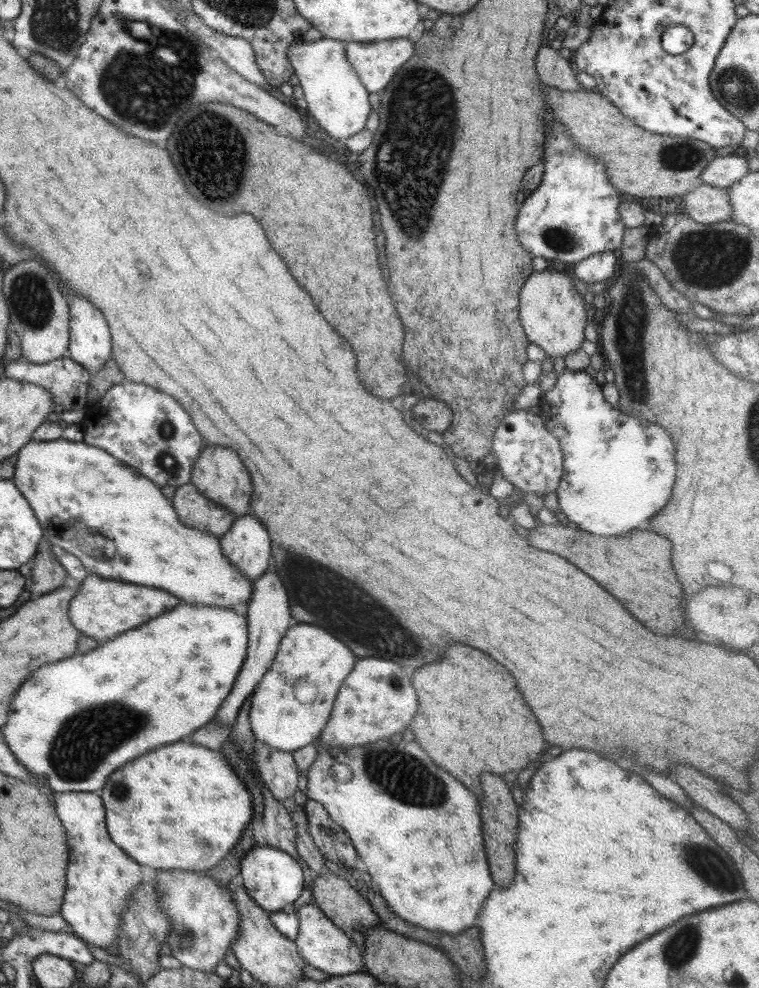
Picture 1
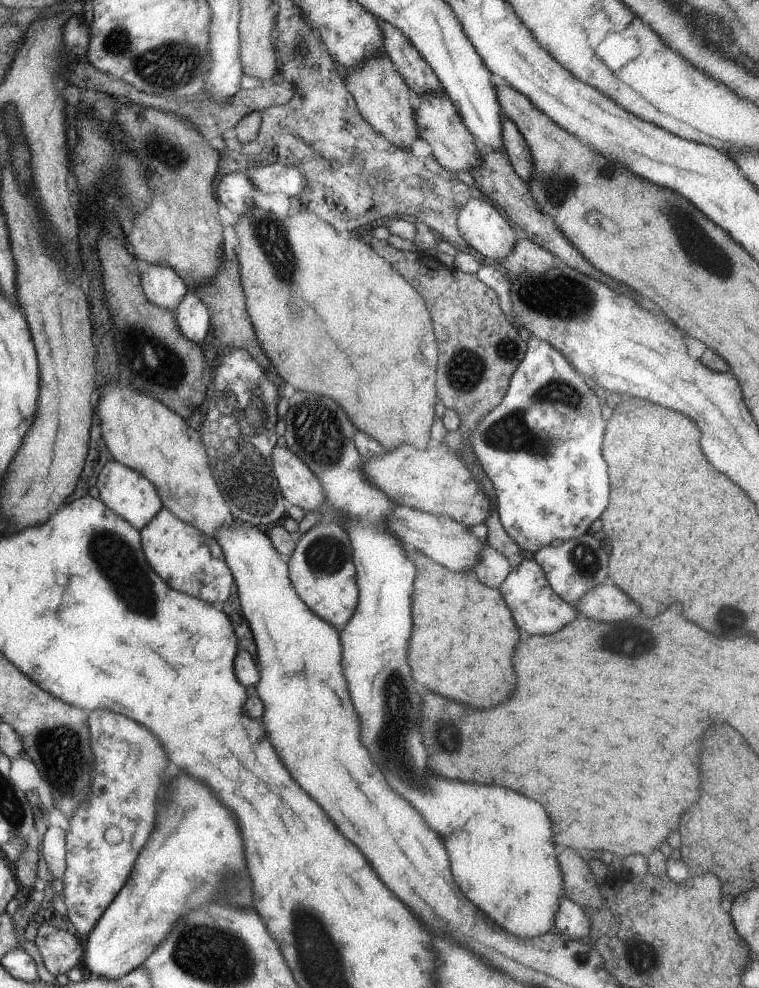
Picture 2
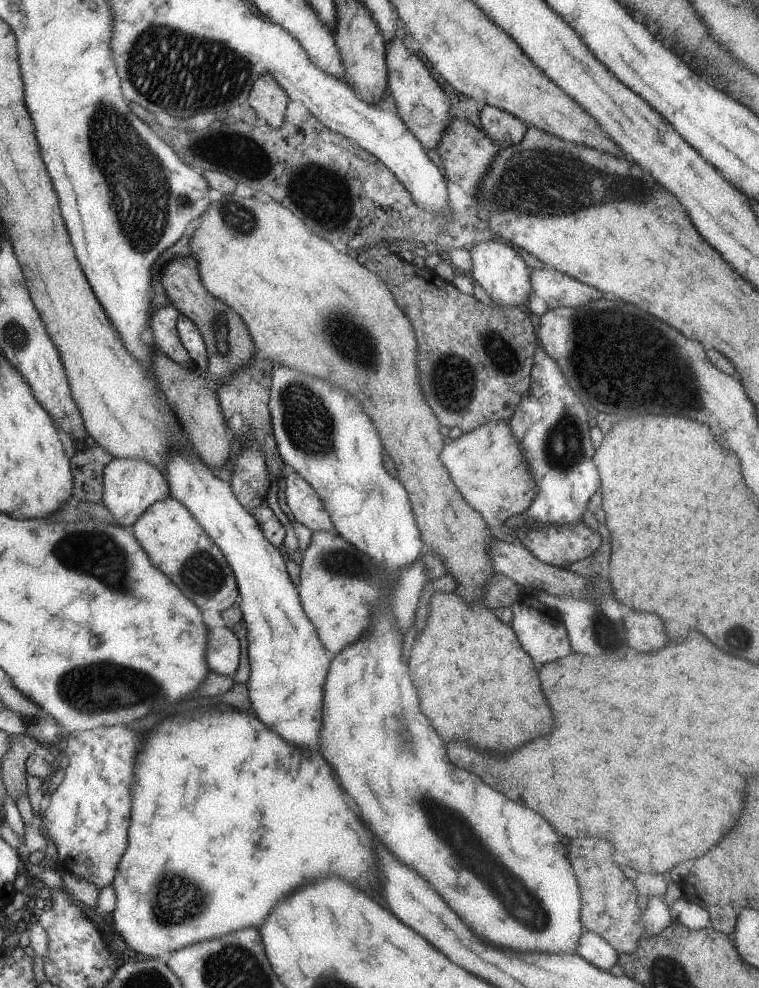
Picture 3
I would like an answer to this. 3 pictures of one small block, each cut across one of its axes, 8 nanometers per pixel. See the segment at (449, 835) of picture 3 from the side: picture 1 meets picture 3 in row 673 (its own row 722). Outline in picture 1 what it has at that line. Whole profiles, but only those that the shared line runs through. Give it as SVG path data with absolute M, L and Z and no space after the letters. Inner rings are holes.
M366 658L356 662L352 674L340 686L336 706L332 710L328 726L322 730L322 736L316 741L330 750L346 750L350 746L362 746L366 742L376 742L390 738L414 718L418 710L418 698L410 676L394 662L380 658Z

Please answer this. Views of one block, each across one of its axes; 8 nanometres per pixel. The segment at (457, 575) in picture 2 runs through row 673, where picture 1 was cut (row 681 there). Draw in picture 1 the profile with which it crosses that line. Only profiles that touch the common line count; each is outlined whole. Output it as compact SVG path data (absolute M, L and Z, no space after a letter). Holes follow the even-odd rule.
M452 642L444 650L444 658L440 662L432 662L428 666L414 670L412 684L416 688L420 702L420 708L414 720L410 722L410 730L414 732L416 742L428 752L428 756L438 766L442 766L446 772L458 778L474 794L478 796L482 794L478 780L480 772L492 772L492 774L520 772L530 762L536 762L540 752L544 750L544 738L538 720L526 706L520 692L516 690L516 682L512 674L484 652Z

